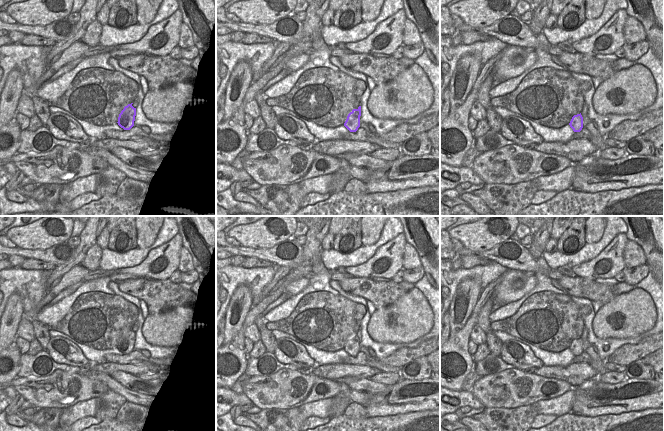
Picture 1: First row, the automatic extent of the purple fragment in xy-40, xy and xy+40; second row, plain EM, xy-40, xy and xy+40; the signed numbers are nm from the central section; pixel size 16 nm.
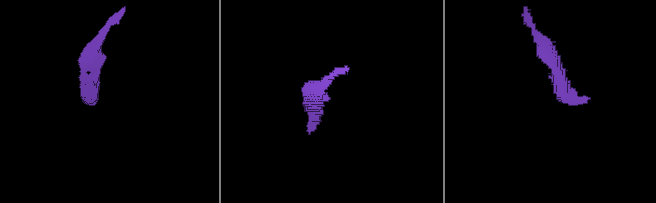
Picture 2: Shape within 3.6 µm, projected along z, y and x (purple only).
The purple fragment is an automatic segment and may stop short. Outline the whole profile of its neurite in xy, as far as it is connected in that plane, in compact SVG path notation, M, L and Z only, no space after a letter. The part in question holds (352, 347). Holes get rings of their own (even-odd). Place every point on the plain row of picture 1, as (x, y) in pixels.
M361 330L357 333L353 333L347 340L344 350L350 356L356 356L360 351Z

